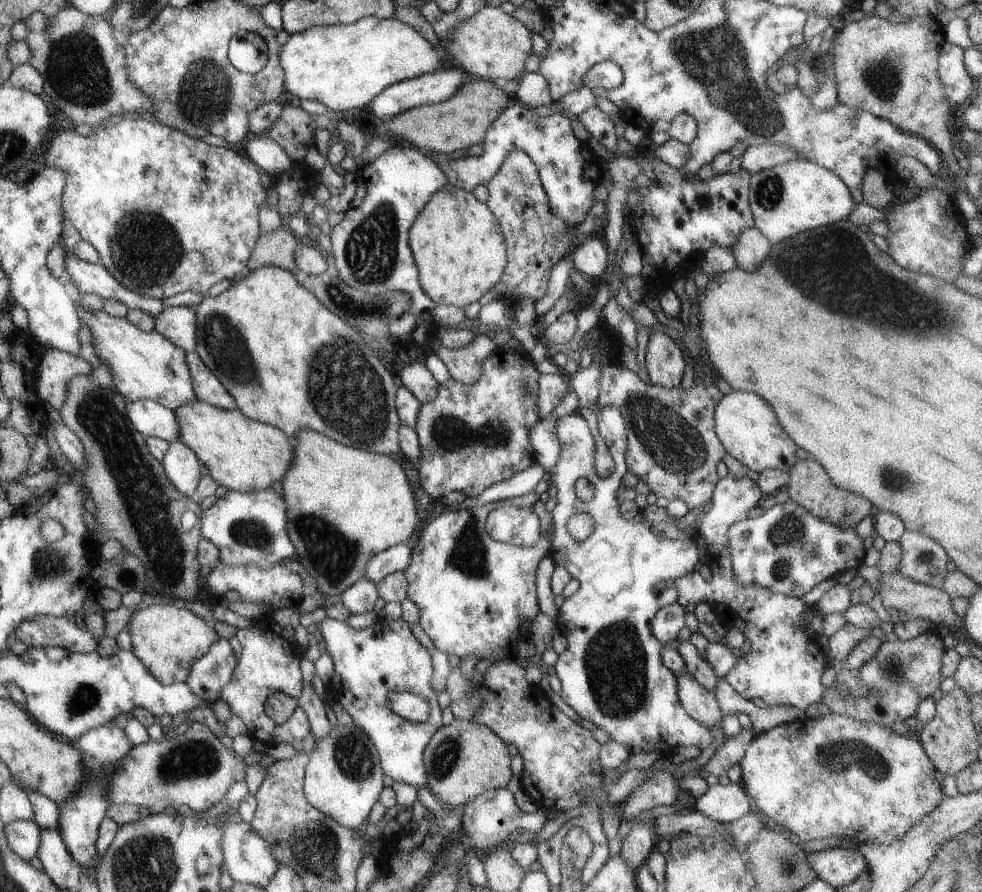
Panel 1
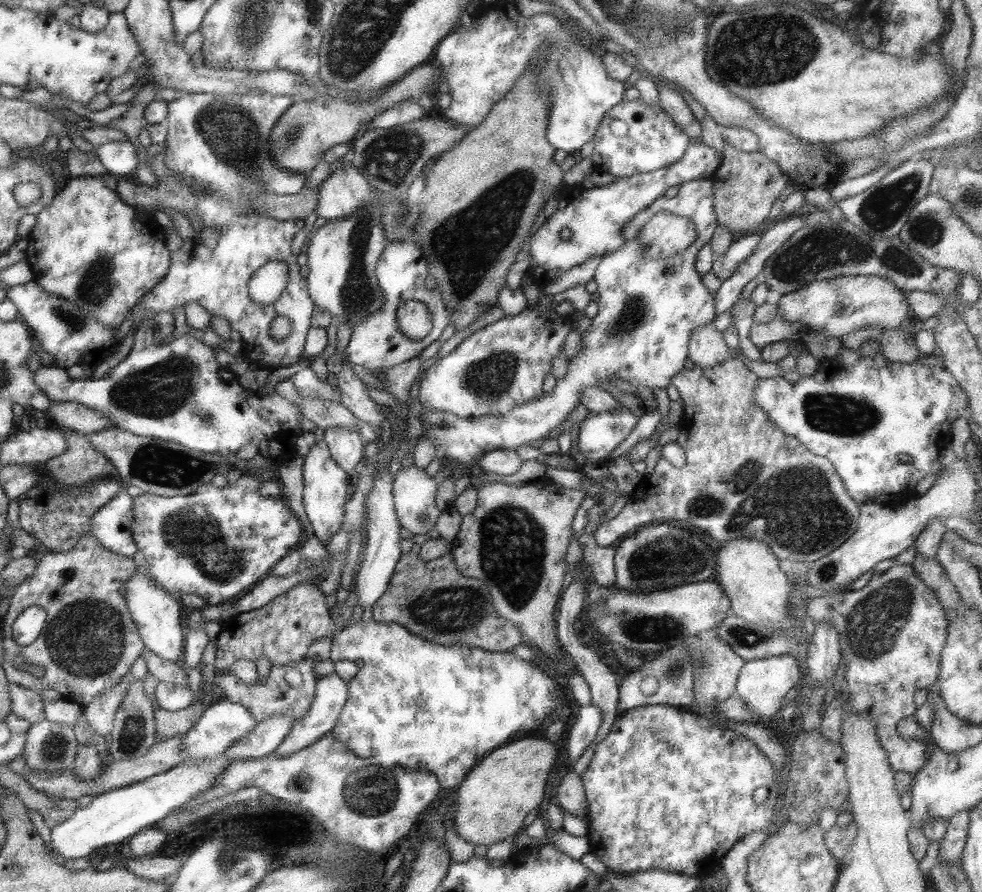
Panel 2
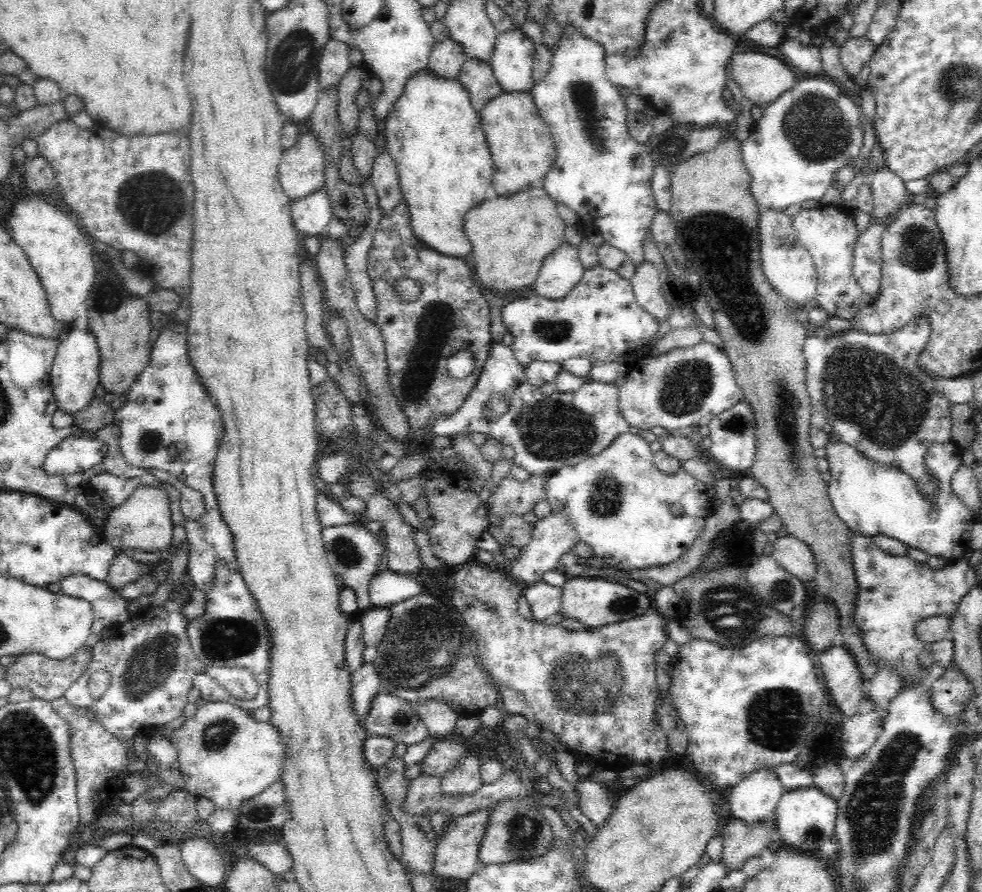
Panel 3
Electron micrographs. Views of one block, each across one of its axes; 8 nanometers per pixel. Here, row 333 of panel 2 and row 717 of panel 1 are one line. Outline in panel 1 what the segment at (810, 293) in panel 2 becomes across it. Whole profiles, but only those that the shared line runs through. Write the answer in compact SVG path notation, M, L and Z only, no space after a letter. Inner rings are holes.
M835 712L815 720L807 718L775 726L749 742L743 758L739 760L739 784L749 796L755 812L769 816L777 826L797 834L803 842L839 836L857 844L891 844L945 798L941 784L933 780L935 768L931 766L923 746L901 736L891 726L893 724L887 726L867 720L859 722Z

